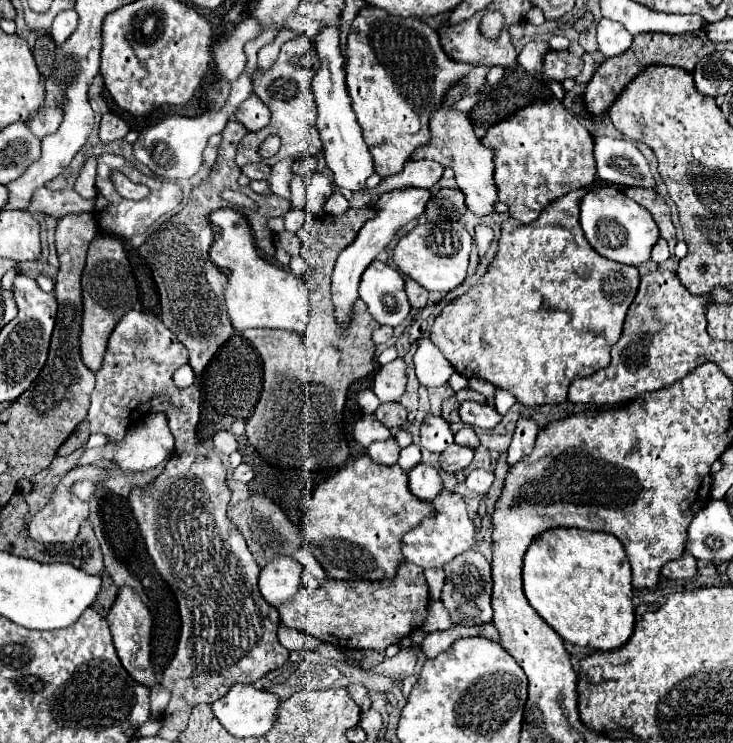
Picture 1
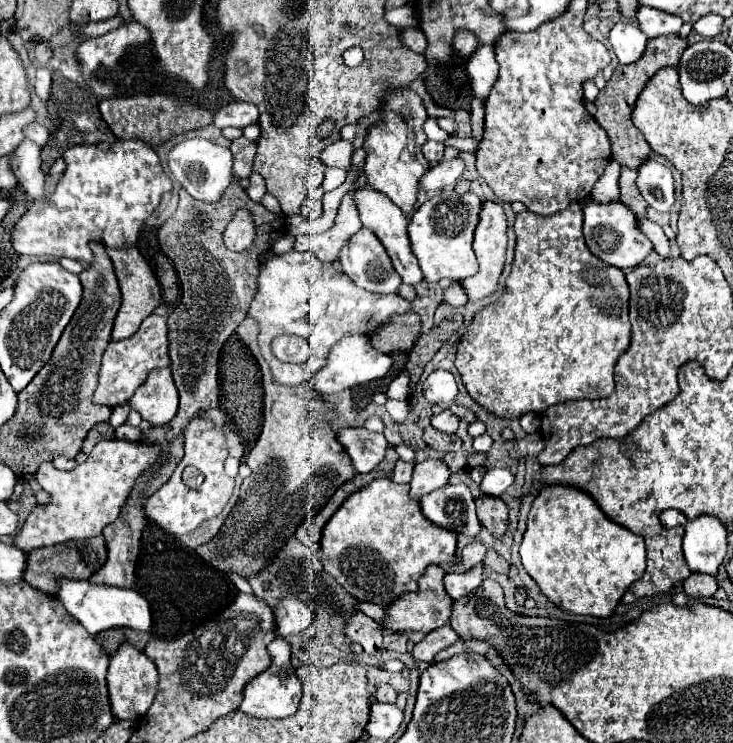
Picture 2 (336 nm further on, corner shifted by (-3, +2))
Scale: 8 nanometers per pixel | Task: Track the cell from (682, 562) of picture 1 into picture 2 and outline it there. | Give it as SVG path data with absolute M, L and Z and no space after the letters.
M691 574L683 582L683 590L689 598L709 598L717 592L717 582L709 574Z

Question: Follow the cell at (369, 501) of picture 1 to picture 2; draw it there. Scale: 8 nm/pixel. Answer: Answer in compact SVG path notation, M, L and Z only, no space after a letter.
M389 478L373 480L369 486L351 494L341 508L331 516L321 536L321 562L323 570L333 576L355 600L371 602L387 608L405 592L417 590L417 580L429 564L453 562L457 550L455 532L443 530L429 522L419 508L419 502L409 496L409 484L395 484Z

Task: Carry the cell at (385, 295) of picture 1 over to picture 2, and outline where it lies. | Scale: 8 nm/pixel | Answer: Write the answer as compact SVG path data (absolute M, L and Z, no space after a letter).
M359 230L349 238L349 244L339 252L339 264L359 288L369 292L391 294L401 286L401 278L395 272L389 254L369 230Z

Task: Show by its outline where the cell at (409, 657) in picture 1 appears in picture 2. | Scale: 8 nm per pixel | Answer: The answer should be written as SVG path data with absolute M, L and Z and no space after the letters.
M441 626L441 628L429 632L419 644L415 644L413 656L415 656L415 660L423 660L423 662L431 664L437 652L455 644L457 640L459 640L459 636L457 636L457 632L453 632L451 626Z

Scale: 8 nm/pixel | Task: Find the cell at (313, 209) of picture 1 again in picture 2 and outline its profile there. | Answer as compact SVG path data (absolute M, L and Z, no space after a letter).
M305 198L303 206L301 206L301 216L303 218L309 218L309 220L315 220L323 214L323 208L321 208L321 200L313 200L313 198Z

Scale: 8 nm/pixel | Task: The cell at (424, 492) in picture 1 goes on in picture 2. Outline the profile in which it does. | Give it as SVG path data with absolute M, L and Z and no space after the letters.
M465 484L445 486L437 492L425 494L419 504L425 518L445 530L465 536L477 536L481 532L473 494Z

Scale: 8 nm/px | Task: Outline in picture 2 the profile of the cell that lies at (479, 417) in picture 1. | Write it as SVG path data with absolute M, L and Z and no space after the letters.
M443 410L443 412L439 412L439 414L435 414L435 416L431 418L431 426L433 426L435 430L439 430L439 432L453 434L453 432L457 430L457 426L459 426L459 418L453 416L449 410Z

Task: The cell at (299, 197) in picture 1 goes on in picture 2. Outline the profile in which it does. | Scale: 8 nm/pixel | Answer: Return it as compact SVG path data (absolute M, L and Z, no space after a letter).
M339 140L331 146L327 146L321 154L321 160L325 166L335 166L347 170L351 166L351 156L353 156L353 142L349 140Z

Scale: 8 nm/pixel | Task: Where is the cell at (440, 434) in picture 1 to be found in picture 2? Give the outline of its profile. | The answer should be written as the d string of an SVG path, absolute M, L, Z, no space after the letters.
M433 370L425 384L423 384L423 396L431 402L431 404L439 404L439 402L449 402L457 396L457 384L451 372L447 370Z

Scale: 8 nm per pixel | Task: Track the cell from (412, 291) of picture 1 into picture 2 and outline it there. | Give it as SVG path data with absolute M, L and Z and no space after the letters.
M363 188L363 192L357 192L357 208L359 208L359 216L363 226L367 226L369 230L373 230L377 234L377 238L381 240L381 244L385 246L387 254L393 260L393 268L397 270L397 274L401 276L401 280L405 284L419 284L423 280L423 272L417 264L417 258L411 254L411 242L407 236L407 218L403 216L403 212L383 194L371 190L371 188Z

